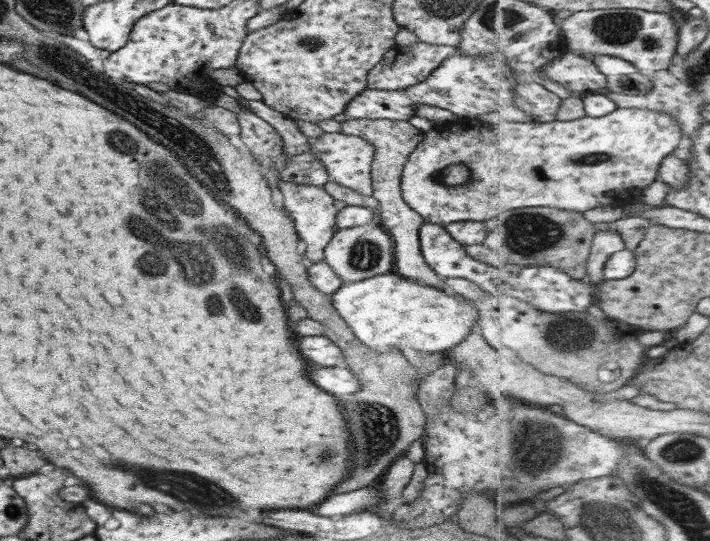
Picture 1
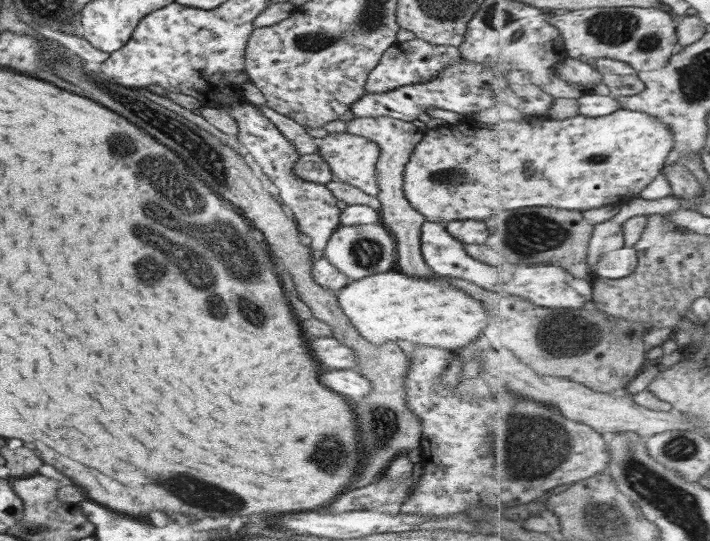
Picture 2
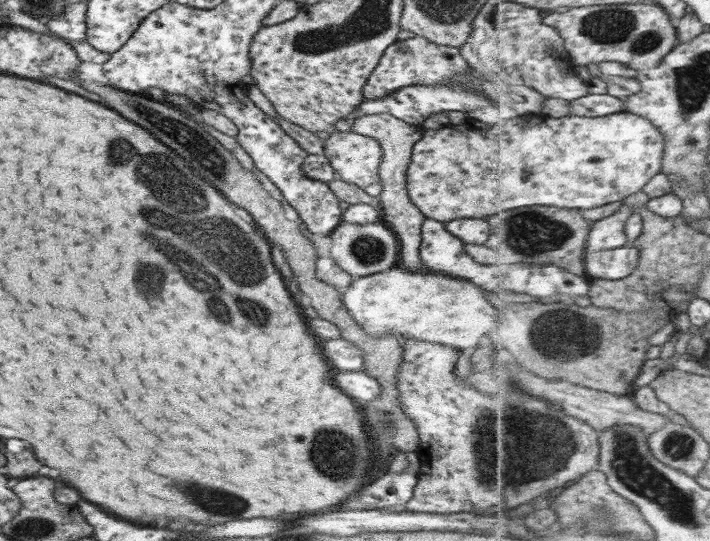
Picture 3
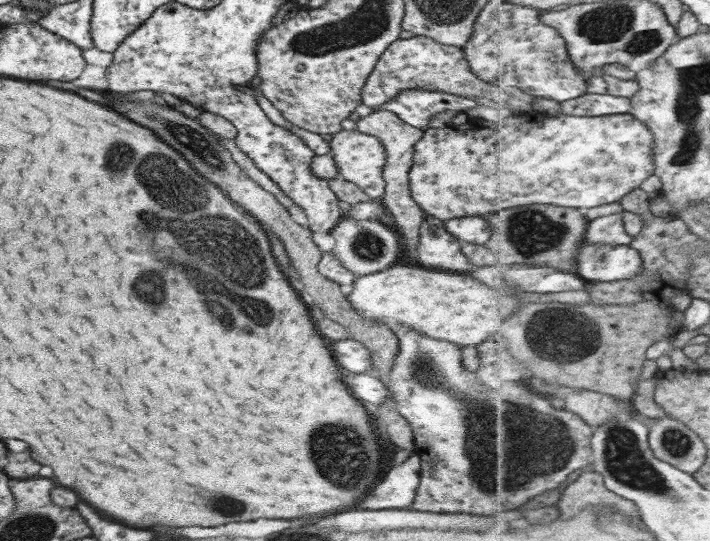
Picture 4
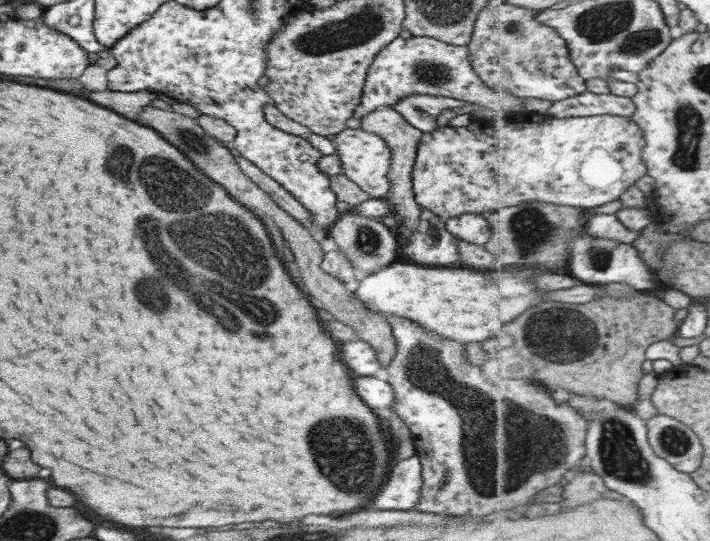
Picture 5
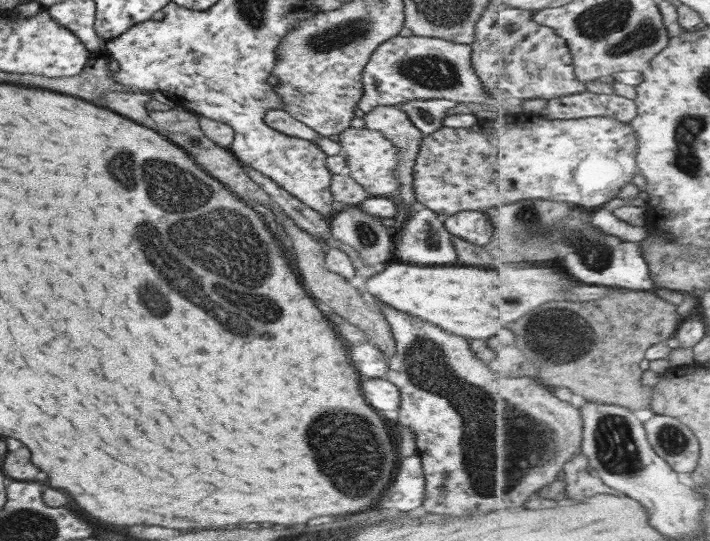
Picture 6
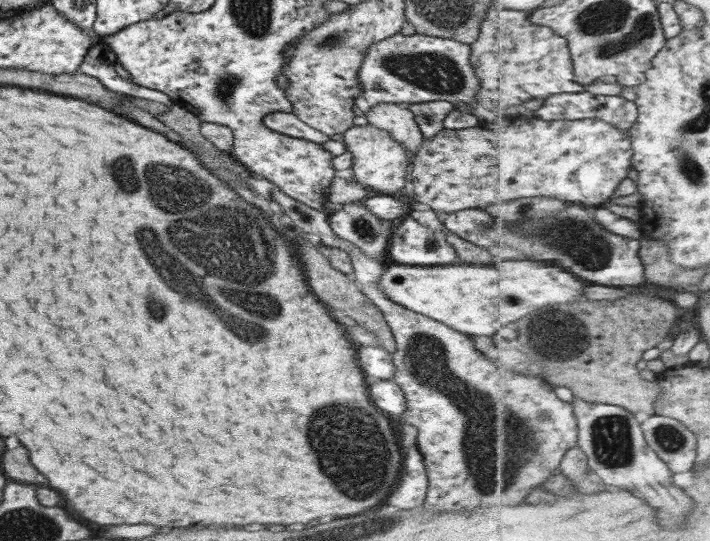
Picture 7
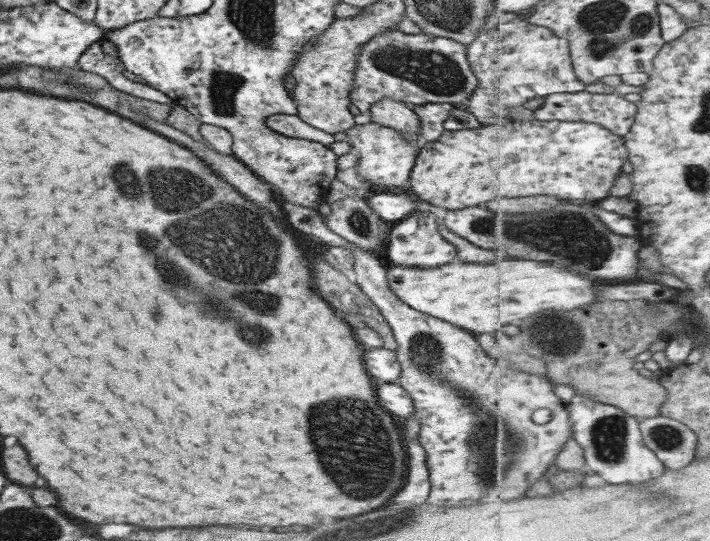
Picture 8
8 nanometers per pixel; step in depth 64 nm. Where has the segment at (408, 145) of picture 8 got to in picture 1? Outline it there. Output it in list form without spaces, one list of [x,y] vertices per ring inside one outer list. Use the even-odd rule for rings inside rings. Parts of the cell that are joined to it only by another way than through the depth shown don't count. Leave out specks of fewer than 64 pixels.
[[[324,133],[312,139],[312,146],[310,146],[310,153],[326,166],[330,180],[368,197],[371,197],[374,192],[371,173],[374,152],[376,147],[372,143],[364,138],[344,133]]]

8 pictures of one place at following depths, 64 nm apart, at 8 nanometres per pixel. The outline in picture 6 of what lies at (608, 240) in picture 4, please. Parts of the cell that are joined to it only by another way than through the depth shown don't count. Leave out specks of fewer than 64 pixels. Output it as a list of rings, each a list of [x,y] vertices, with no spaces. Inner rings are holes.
[[[596,209],[594,211],[592,221],[596,223],[596,227],[602,229],[608,234],[623,238],[630,242],[643,242],[649,238],[647,227],[639,227],[626,222],[618,216],[615,212],[610,210]]]

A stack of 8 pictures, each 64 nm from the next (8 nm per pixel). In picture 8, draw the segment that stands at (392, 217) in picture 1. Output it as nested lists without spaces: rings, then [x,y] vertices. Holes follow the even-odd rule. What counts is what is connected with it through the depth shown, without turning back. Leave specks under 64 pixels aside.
[[[382,99],[372,104],[367,113],[371,116],[370,122],[392,128],[408,141],[422,138],[419,118],[412,109],[412,104],[394,99]]]

